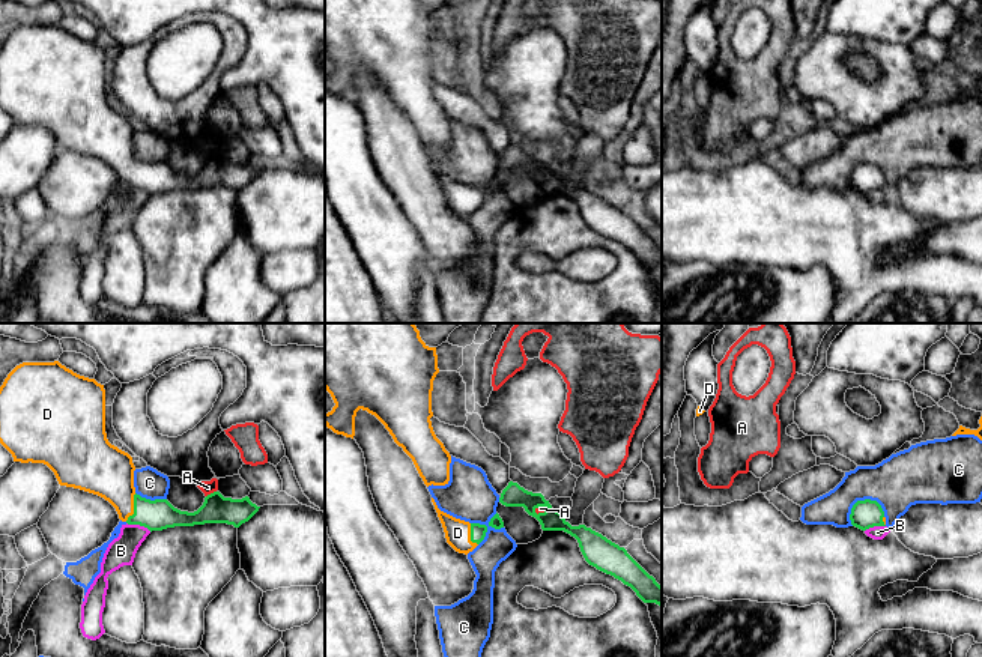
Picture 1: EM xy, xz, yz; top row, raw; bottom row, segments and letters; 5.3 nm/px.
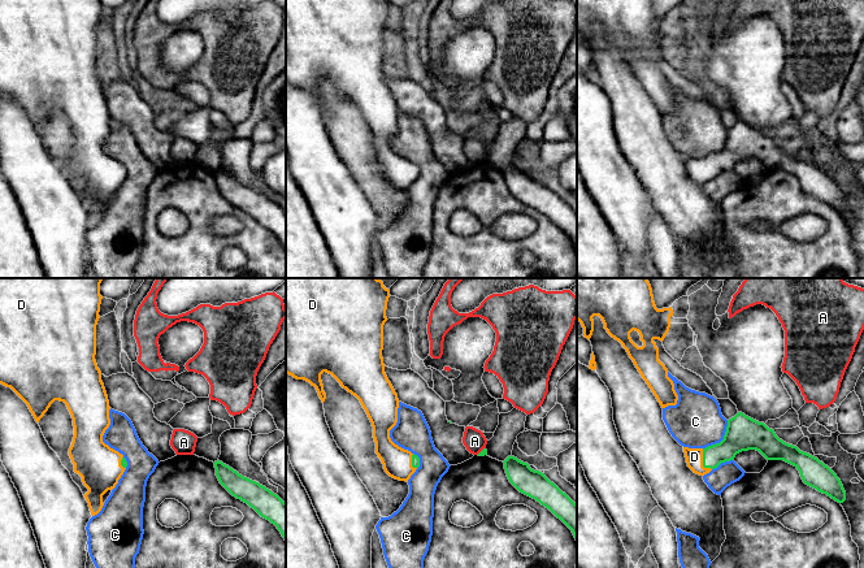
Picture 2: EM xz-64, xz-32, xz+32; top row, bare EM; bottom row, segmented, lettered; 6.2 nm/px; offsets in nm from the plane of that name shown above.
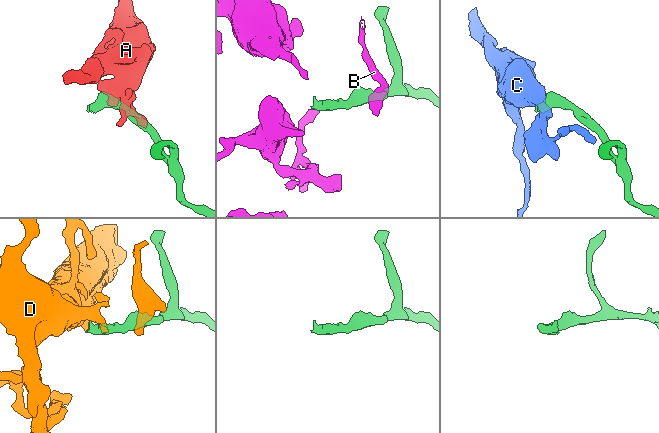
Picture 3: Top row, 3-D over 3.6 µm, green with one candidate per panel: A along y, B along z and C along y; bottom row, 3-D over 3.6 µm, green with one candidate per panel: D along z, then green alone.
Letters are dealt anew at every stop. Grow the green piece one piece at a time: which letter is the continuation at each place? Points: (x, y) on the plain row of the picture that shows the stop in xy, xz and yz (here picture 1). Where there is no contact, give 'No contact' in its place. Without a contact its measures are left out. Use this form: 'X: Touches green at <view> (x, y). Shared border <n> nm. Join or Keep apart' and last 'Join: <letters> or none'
A: Touches green at xy (211, 157). Shared border 70 nm. Keep apart
B: Touches green at xy (139, 187). Shared border 140 nm. Keep apart
C: Touches green at xz (486, 193). Shared border 200 nm. Keep apart
D: Touches green at xy (134, 170). Shared border 160 nm. Join
Join: D

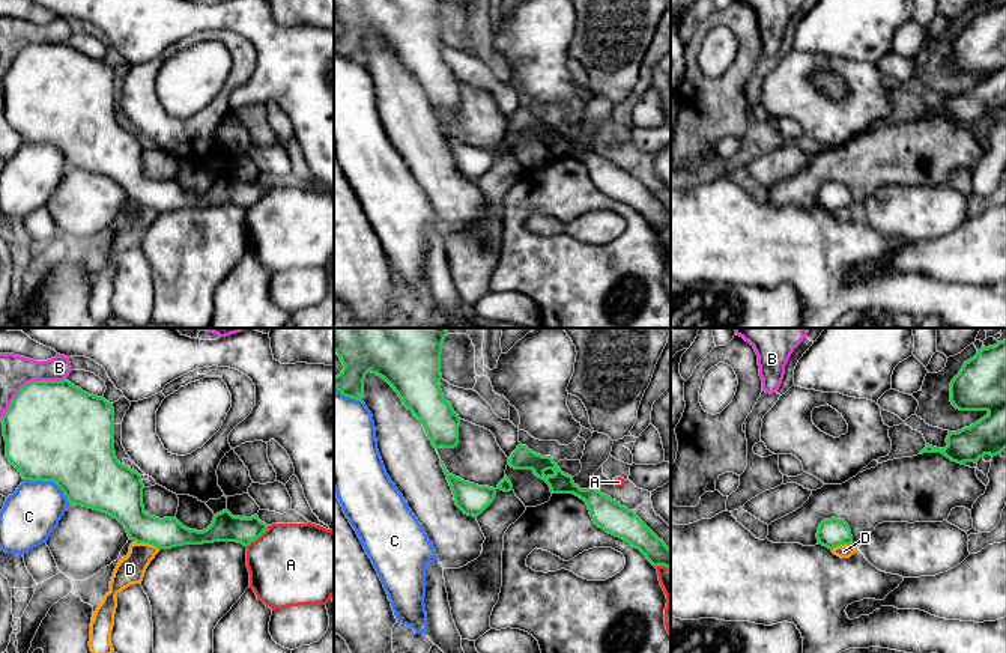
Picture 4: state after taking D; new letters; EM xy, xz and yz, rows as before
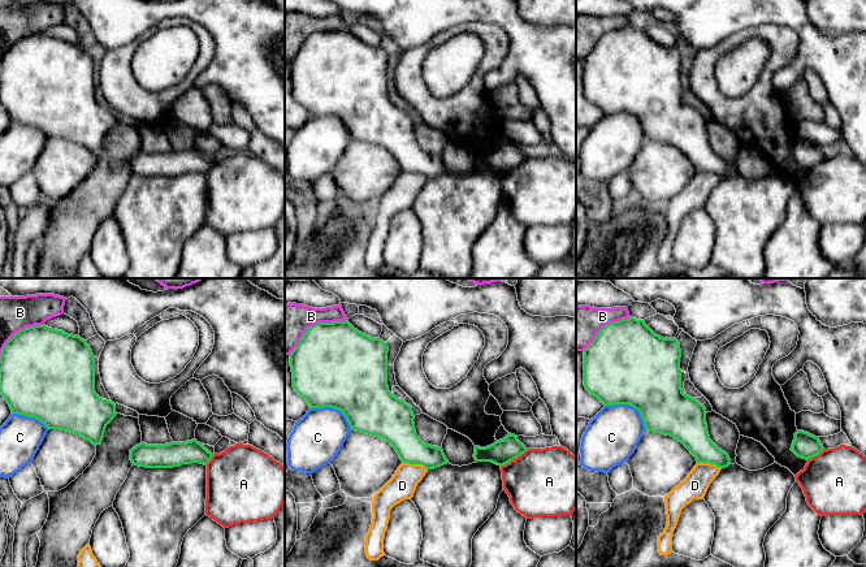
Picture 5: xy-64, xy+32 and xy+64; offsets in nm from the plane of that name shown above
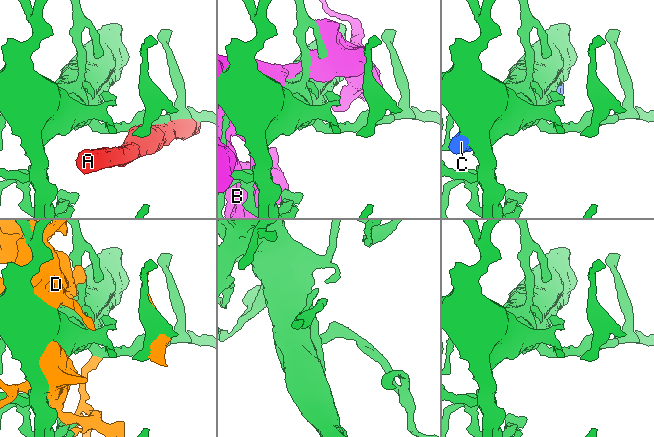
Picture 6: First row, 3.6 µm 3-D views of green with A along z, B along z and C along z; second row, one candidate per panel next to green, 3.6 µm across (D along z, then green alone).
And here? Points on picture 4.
A: Touches green at xy (257, 200). Shared border 170 nm. Keep apart
B: Touches green at xy (29, 45). Shared border 420 nm. Keep apart
C: Touches green at xy (50, 143). Shared border 280 nm. Keep apart
D: Touches green at xy (148, 205). Shared border 140 nm. Keep apart
Join: none

